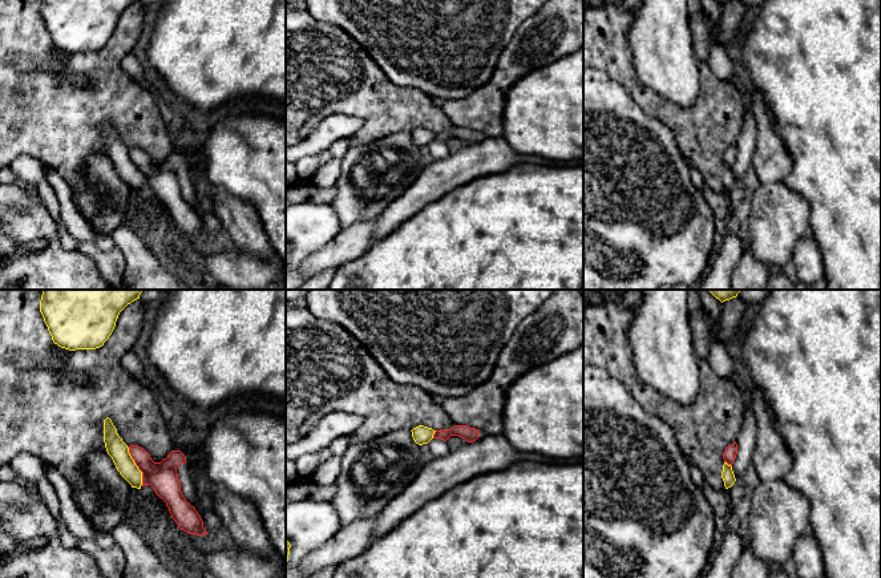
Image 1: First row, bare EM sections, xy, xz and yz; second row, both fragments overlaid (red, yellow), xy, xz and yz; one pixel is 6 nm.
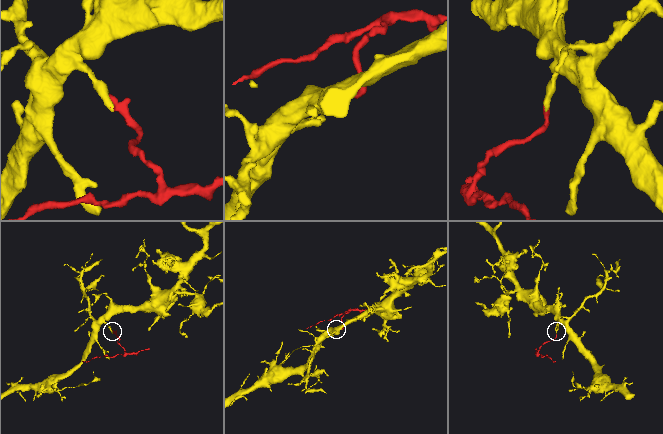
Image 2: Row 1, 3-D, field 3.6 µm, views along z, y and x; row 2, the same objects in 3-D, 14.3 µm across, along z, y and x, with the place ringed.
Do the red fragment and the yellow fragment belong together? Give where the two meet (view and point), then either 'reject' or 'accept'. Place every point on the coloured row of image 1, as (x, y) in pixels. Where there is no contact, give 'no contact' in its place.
contact xy (137, 465); accept

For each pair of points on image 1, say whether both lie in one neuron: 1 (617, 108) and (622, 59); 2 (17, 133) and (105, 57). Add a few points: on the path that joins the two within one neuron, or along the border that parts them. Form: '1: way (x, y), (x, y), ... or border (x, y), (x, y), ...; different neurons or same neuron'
1: border (597, 68), (609, 73), (641, 106); different neurons
2: way (44, 117), (64, 117), (97, 84); same neuron

